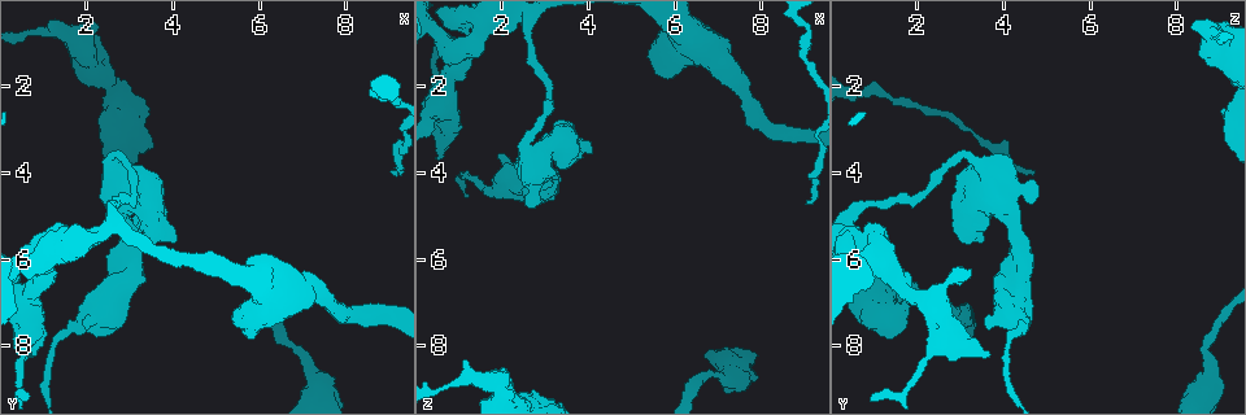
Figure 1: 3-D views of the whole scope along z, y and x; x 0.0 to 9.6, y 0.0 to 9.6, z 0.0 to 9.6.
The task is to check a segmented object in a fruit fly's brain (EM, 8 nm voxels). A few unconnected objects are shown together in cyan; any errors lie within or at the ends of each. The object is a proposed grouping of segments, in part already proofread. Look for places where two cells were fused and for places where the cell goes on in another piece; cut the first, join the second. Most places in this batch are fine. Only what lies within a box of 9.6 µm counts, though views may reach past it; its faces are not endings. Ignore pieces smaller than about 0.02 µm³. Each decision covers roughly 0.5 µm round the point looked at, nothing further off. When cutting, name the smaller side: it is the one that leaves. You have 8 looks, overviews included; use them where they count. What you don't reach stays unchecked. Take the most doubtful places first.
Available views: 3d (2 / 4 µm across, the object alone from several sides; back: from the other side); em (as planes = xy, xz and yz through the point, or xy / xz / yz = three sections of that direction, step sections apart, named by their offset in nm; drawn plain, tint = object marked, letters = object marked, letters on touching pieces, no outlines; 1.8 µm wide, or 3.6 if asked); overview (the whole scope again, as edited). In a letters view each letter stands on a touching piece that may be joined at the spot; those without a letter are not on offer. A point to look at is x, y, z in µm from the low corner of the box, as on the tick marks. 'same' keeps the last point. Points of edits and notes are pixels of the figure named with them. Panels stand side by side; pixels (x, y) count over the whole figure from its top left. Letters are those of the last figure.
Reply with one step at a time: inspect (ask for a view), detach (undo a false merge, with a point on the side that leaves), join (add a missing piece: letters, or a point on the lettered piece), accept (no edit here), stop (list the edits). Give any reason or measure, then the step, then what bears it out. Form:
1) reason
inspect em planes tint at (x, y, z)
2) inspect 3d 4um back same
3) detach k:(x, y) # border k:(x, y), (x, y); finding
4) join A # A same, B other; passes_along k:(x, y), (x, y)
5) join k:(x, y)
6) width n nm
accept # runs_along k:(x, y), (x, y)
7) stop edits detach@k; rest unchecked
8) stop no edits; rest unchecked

free end
inspect 3d 2um at (1.10, 0.55, 8.30)

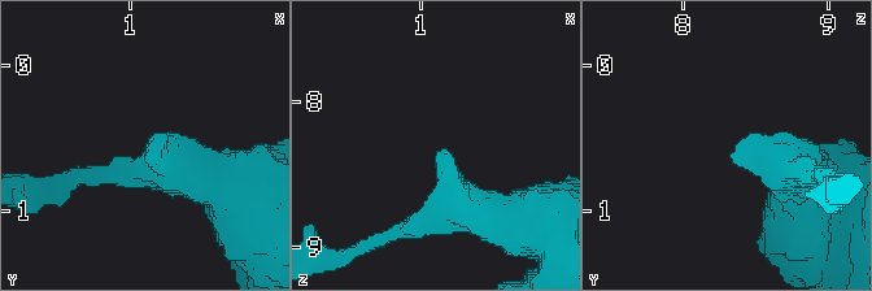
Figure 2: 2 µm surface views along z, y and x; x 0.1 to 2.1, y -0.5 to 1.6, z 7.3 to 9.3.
need the tissue
inspect em planes letters at (1.12, 0.58, 8.34)

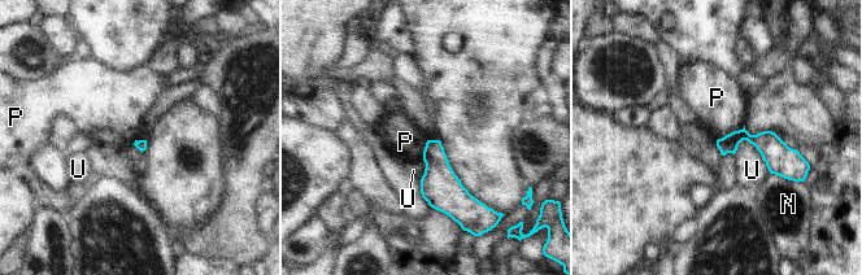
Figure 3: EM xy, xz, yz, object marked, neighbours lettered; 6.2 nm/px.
accept # N other, P other, U other; border 3:(744, 125), (718, 139); none of them fits

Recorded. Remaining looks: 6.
branch stops here
inspect em planes letters at (9.05, 4.00, 4.75)

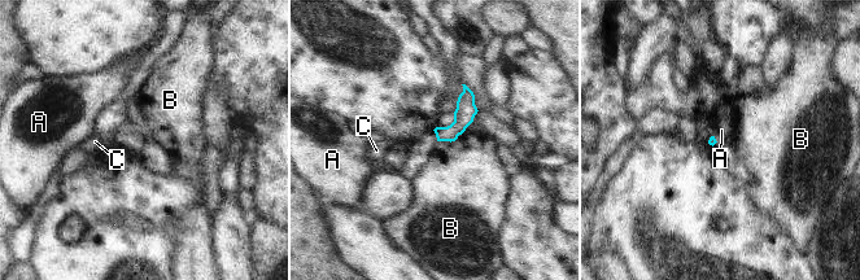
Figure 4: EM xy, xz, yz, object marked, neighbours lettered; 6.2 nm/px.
accept # A other, B other, C other; runs_along 4:(466, 91), (463, 118), (440, 138); none of them fits

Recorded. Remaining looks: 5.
free end
inspect 3d 2um at (2.20, 5.45, 0.80)

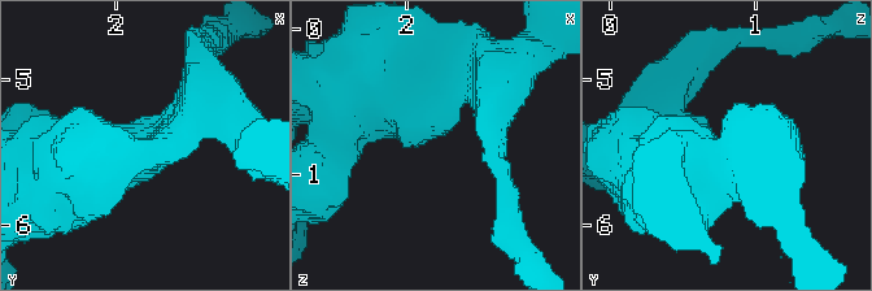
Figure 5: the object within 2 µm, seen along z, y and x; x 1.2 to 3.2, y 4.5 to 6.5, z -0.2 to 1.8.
inspect em xy step 4 letters at (2.22, 5.42, 0.76)

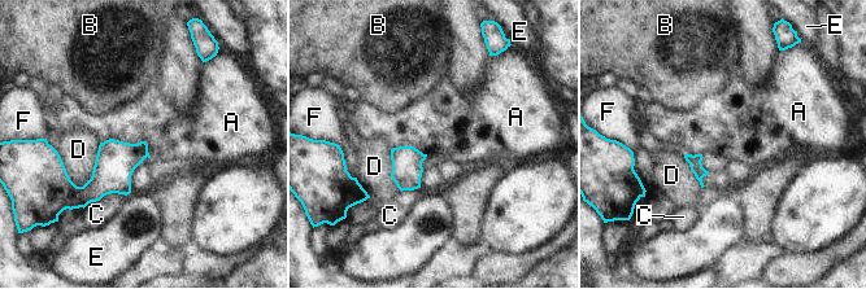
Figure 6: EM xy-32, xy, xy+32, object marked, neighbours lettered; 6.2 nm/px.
accept # A other, B other, C other, D other, E other, F other; border 6:(100, 141), (144, 141), (151, 157); no lettered piece goes on from it

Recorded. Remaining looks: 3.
stop no edits; rest unchecked

